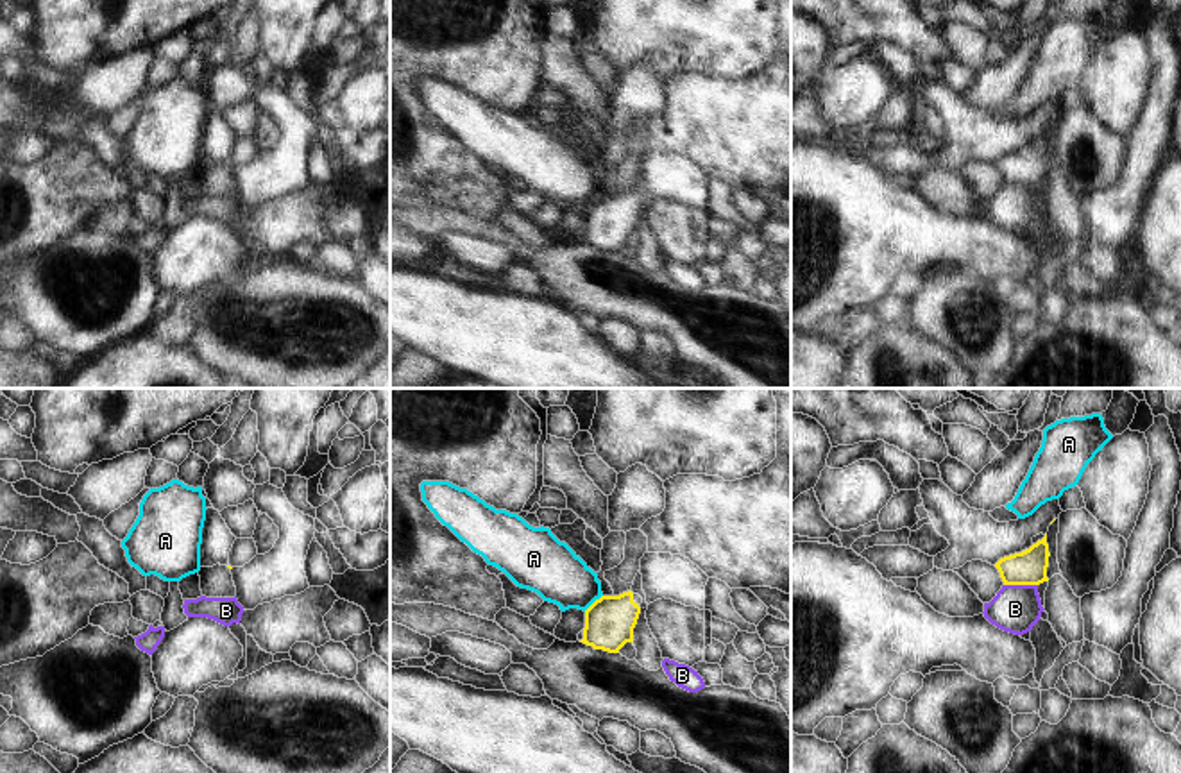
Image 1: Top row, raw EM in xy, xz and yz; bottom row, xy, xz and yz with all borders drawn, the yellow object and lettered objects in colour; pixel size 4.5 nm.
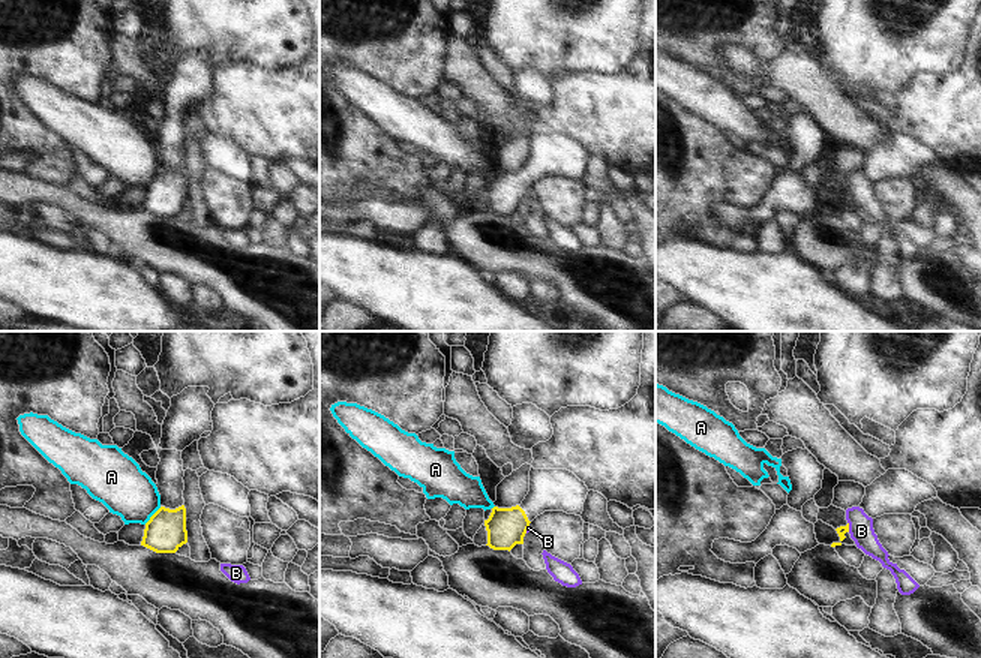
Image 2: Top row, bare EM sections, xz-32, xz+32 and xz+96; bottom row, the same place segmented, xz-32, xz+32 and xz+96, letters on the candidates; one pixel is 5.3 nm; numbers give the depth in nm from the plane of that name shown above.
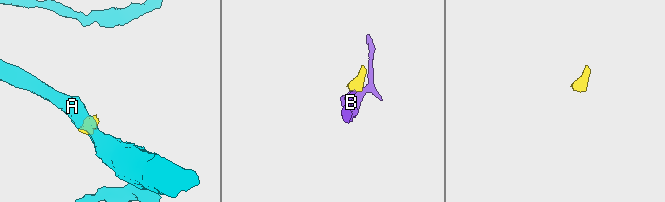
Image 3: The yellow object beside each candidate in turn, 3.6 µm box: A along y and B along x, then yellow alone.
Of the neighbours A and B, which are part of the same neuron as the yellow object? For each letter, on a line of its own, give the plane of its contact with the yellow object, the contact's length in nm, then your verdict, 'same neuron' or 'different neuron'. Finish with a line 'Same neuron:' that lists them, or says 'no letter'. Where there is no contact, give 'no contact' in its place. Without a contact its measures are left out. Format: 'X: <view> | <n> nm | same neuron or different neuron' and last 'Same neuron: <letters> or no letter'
A: xz | 120 nm | different neuron
B: yz | 150 nm | different neuron
Same neuron: no letter

